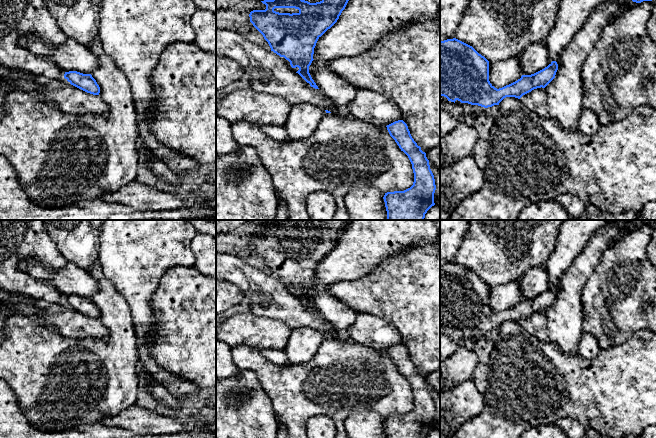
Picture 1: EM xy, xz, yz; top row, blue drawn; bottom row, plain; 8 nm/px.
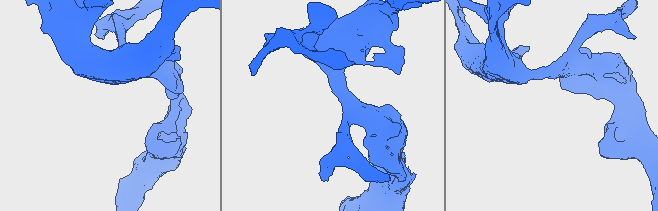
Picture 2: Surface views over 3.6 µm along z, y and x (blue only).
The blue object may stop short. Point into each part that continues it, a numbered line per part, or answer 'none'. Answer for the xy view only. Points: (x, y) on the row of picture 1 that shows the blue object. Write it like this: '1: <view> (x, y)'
none

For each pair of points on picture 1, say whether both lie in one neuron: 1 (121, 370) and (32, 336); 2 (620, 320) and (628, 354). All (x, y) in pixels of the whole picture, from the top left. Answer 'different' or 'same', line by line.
1: same
2: different

